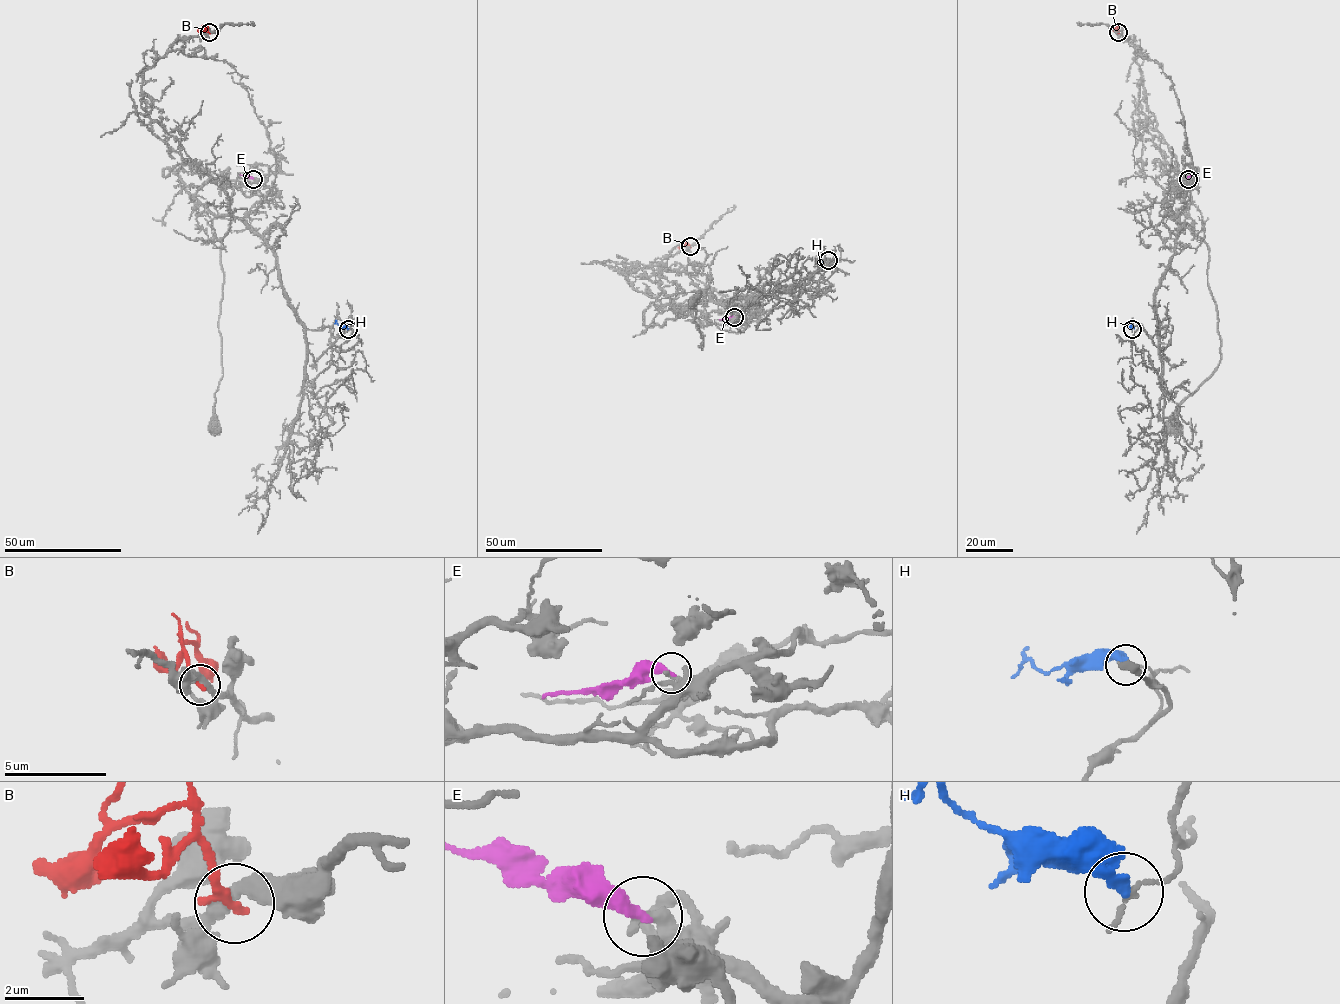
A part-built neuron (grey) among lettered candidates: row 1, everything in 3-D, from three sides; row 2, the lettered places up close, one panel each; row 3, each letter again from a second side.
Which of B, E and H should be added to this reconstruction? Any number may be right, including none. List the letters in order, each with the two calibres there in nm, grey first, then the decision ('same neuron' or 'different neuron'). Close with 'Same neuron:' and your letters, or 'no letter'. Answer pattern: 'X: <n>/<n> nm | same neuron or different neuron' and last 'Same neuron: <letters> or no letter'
B: 320/280 nm | different neuron
E: 320/360 nm | different neuron
H: 150/320 nm | different neuron
Same neuron: no letter

